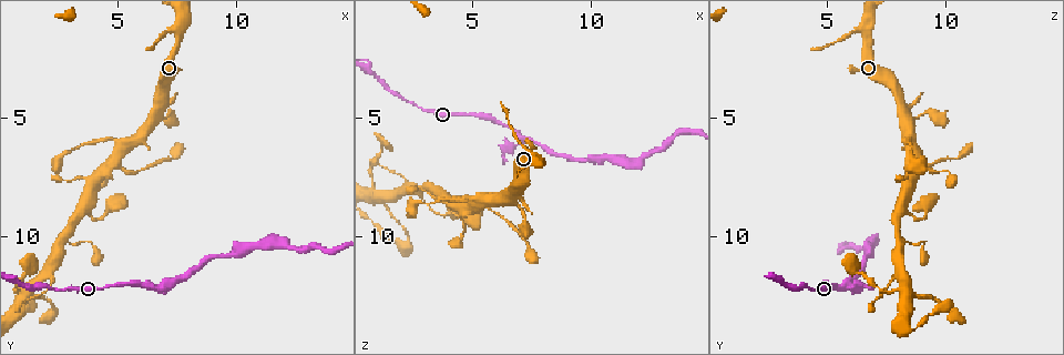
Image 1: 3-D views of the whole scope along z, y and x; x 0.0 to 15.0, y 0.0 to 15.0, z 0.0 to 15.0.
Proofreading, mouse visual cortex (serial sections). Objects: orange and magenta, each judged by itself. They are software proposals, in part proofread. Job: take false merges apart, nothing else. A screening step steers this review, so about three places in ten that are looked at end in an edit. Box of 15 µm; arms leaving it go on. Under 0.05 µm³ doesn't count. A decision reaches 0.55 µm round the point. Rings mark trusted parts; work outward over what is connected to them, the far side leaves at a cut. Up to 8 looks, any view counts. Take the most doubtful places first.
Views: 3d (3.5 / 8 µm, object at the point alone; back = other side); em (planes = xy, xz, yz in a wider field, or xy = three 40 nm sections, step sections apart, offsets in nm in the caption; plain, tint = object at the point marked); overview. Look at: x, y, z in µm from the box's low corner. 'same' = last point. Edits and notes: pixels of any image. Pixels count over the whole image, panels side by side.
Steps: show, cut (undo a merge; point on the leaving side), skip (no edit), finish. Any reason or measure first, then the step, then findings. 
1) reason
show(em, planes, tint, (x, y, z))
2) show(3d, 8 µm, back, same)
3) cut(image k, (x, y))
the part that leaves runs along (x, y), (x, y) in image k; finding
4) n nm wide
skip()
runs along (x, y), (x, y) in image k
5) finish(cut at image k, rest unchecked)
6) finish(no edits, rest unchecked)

arms part here
show(3d, 3.5 µm, (7.1, 12.2, 5.8))

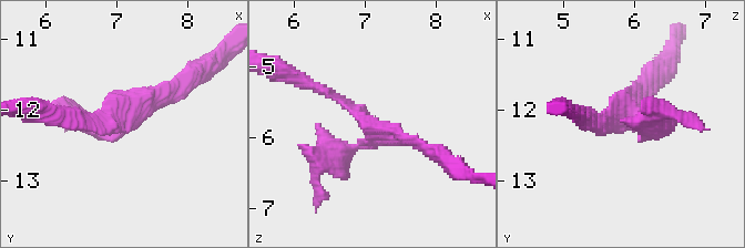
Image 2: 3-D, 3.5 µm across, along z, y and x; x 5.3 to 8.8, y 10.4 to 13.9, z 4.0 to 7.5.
3 arms; arms of 150, 200, 250 nm
show(em, planes, tint, (7.15, 12.05, 5.85))

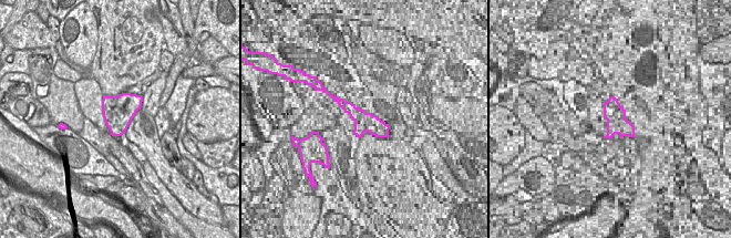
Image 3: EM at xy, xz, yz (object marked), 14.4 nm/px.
cut(image 2, (672, 121))
the part that leaves runs along (644, 132), (659, 114), (710, 128) in image 2; a second cell is stuck on

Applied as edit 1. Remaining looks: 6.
calibre changes
show(3d, 3.5 µm, back, (2.2, 11.3, 8.0))

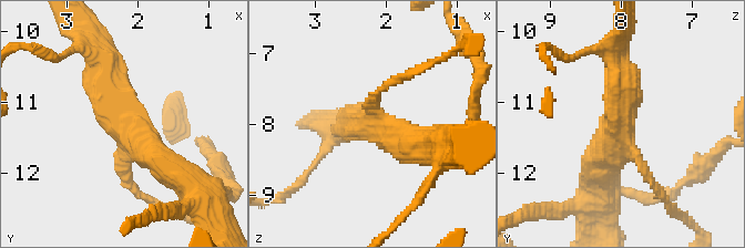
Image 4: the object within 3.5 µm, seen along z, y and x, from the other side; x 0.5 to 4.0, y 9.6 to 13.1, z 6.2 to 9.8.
3 arms; arms of 150, 450, 450 nm; need the tissue
show(em, xy, step 1, tint, (2.15, 11.40, 8.05))

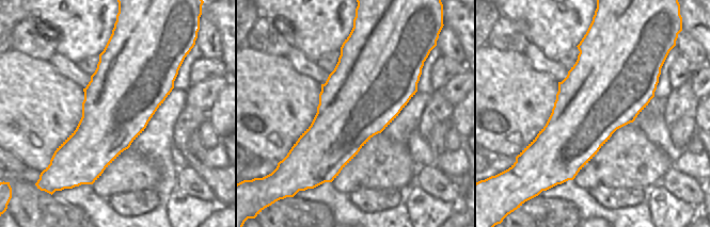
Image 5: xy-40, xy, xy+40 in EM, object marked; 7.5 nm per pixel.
skip()
runs along (108, 62), (121, 121), (186, 178) in image 4; continuous, no second cell

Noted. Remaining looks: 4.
show(3d, 8 µm, (1.1, 11.7, 6.3))

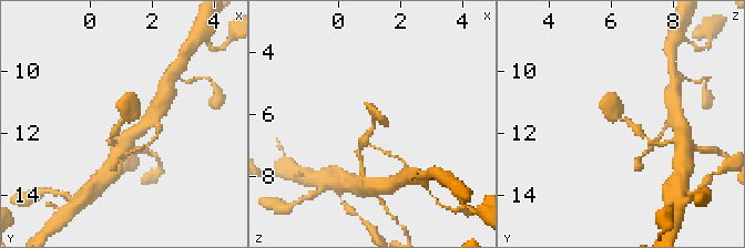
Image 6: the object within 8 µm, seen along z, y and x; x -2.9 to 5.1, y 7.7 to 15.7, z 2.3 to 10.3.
zoom in
show(3d, 3.5 µm, back, (1.1, 11.5, 6.2))

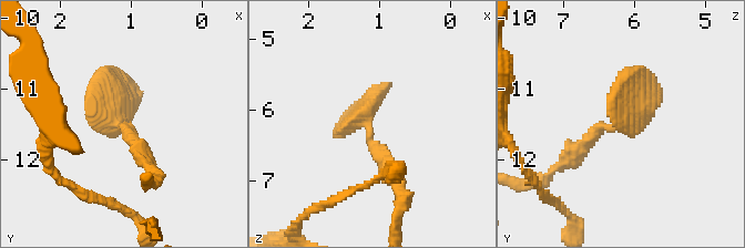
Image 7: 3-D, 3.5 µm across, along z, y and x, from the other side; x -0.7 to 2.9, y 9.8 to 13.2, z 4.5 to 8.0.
show(em, xy, step 5, tint, (1.15, 11.60, 6.25))

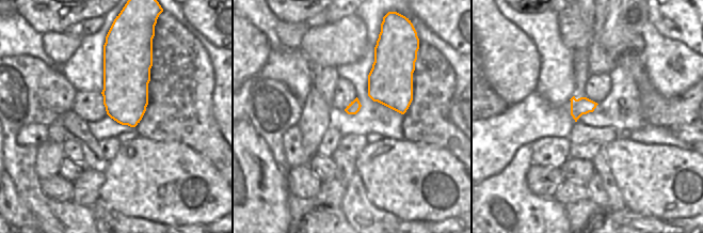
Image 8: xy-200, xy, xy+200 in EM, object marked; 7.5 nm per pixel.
skip()
runs along (562, 164), (622, 123), (644, 69) in image 7; all the same cell

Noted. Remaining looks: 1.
finish(cut at image 2, rest unchecked)

